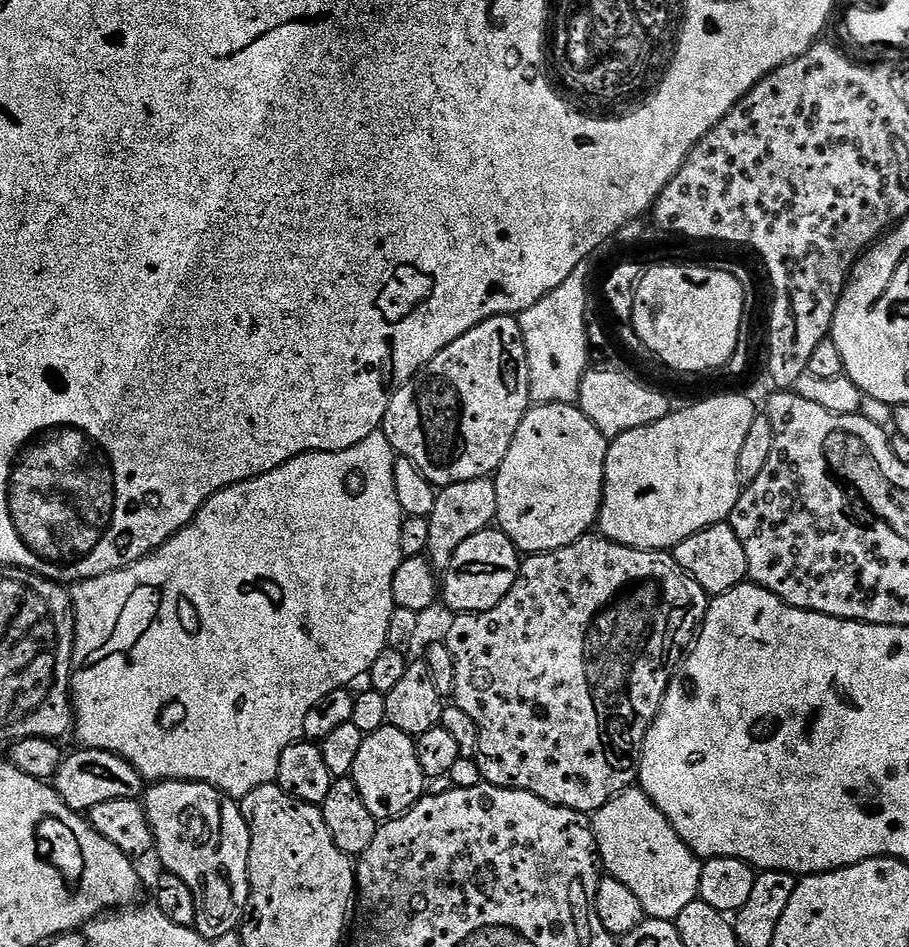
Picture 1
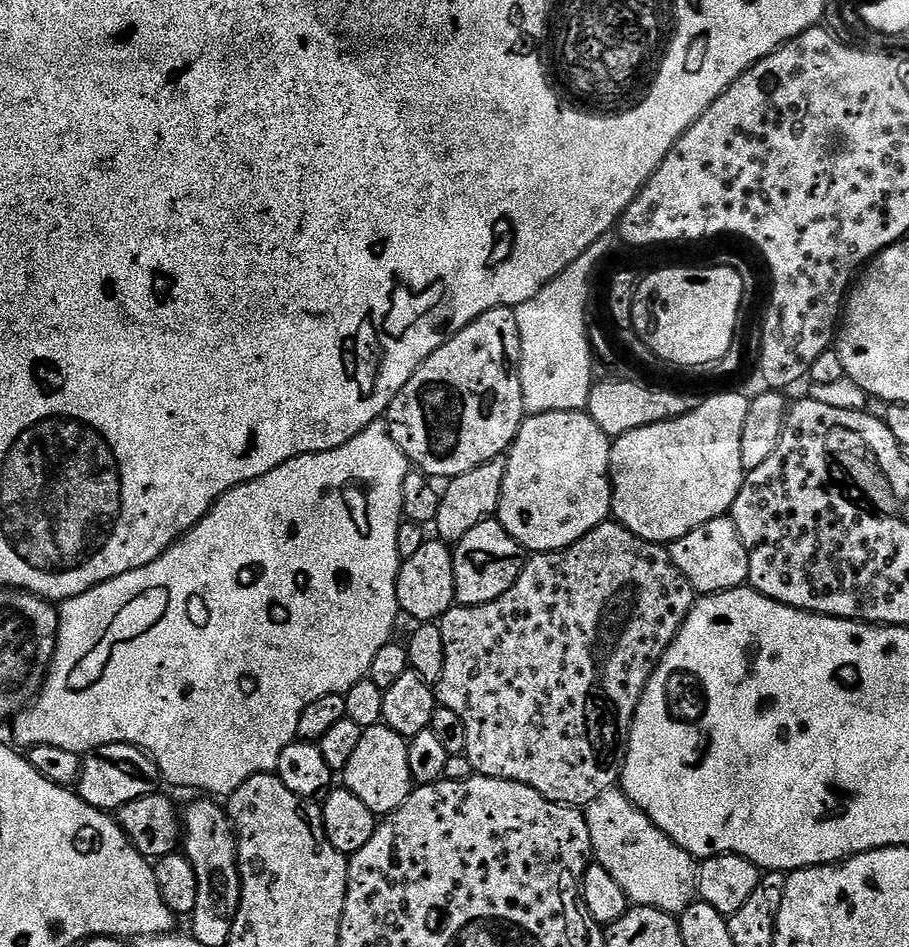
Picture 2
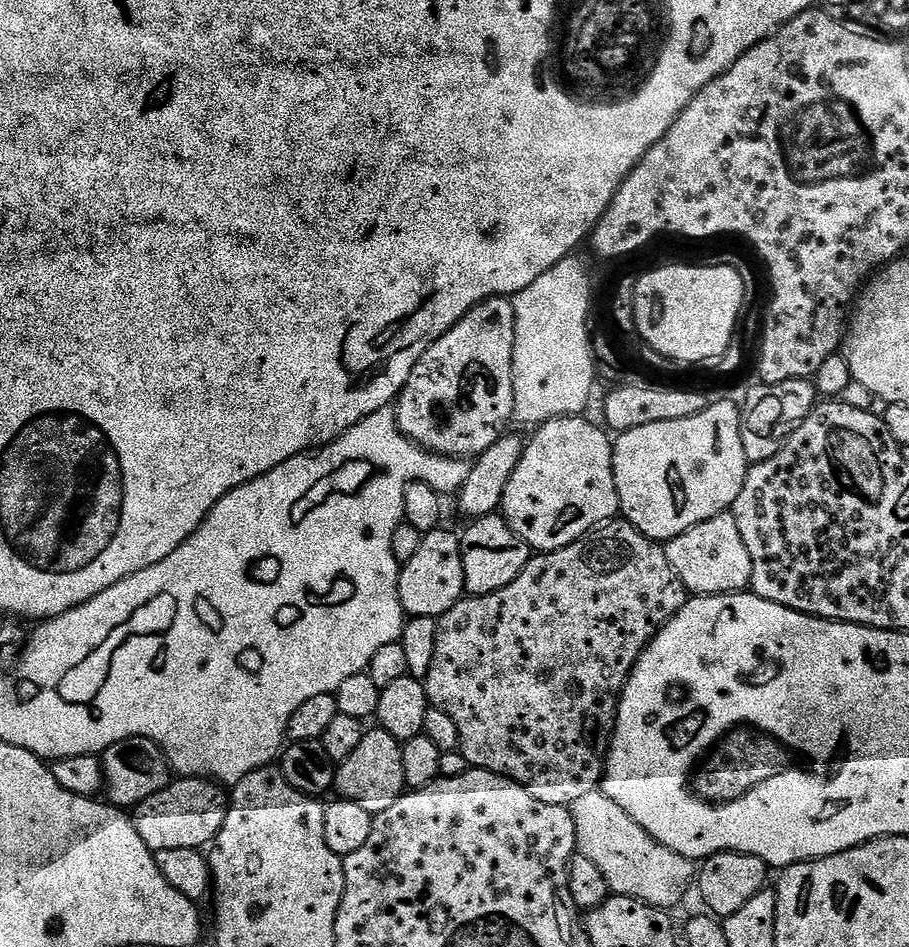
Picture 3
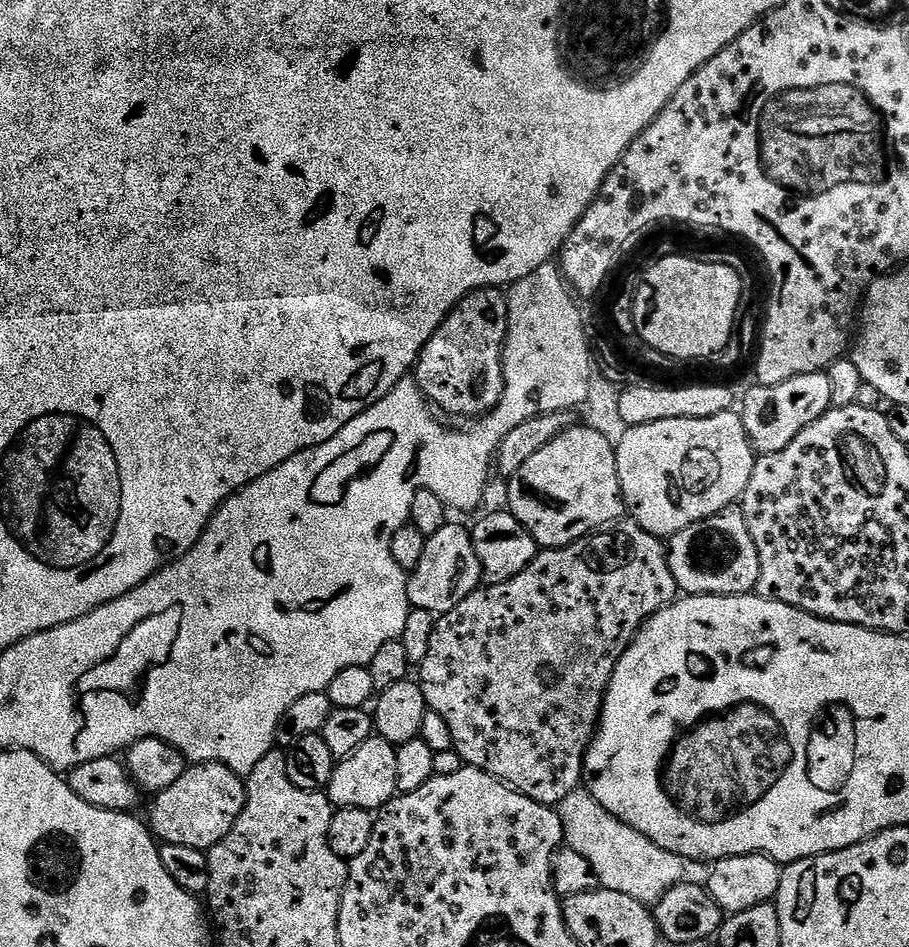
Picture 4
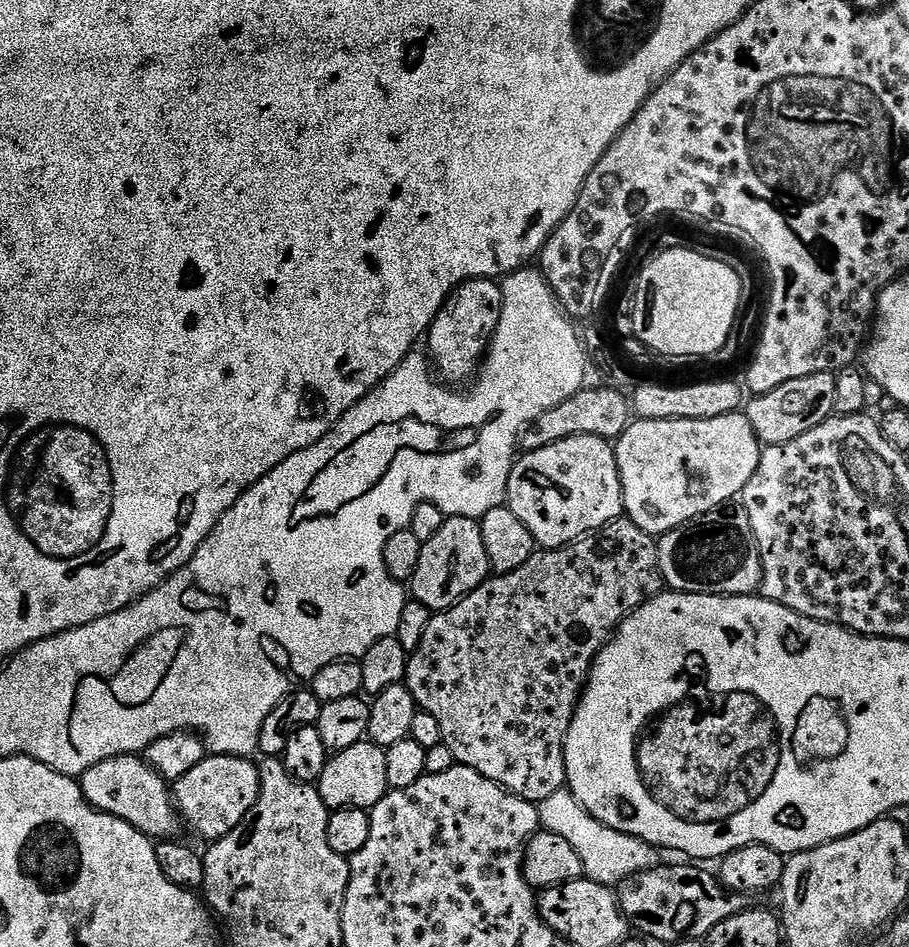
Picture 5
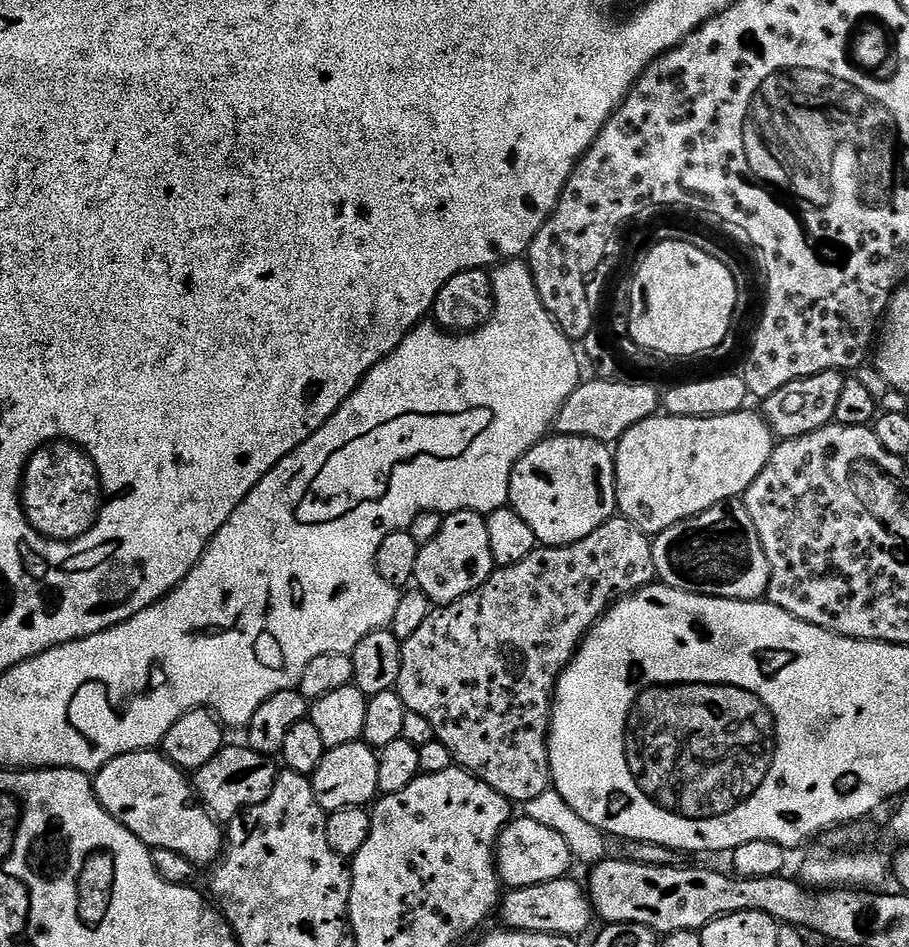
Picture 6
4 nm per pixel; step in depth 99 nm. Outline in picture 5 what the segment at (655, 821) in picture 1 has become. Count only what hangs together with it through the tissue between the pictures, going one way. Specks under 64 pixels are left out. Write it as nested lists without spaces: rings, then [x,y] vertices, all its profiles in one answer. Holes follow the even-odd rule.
[[[567,787],[539,801],[538,807],[541,829],[550,834],[558,834],[558,838],[563,838],[572,847],[574,854],[578,854],[578,859],[582,861],[584,876],[589,880],[619,886],[622,881],[639,872],[649,872],[661,863],[661,853],[651,844],[598,822],[598,818],[594,818],[594,814],[590,814],[590,810],[586,810],[586,806],[582,806],[582,802],[578,802],[578,798],[574,798]]]

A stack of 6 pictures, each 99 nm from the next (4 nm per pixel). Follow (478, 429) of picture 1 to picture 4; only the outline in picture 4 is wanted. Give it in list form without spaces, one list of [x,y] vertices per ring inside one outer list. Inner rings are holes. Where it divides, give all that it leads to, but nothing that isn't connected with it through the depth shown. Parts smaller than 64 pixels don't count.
[[[498,288],[474,290],[469,296],[462,298],[462,302],[444,319],[440,329],[420,351],[420,359],[417,360],[414,369],[416,385],[424,392],[429,404],[439,409],[445,417],[446,415],[483,417],[496,407],[504,389],[504,343],[507,337],[507,295]]]

